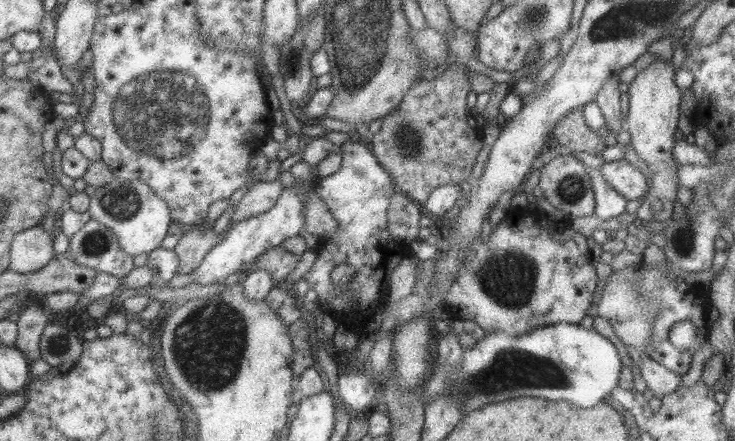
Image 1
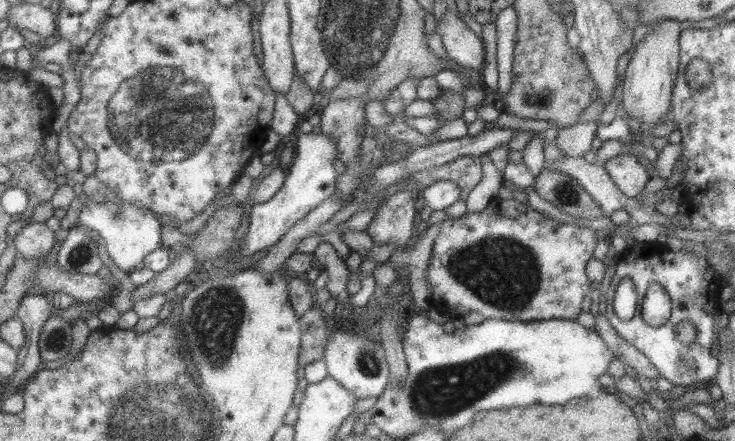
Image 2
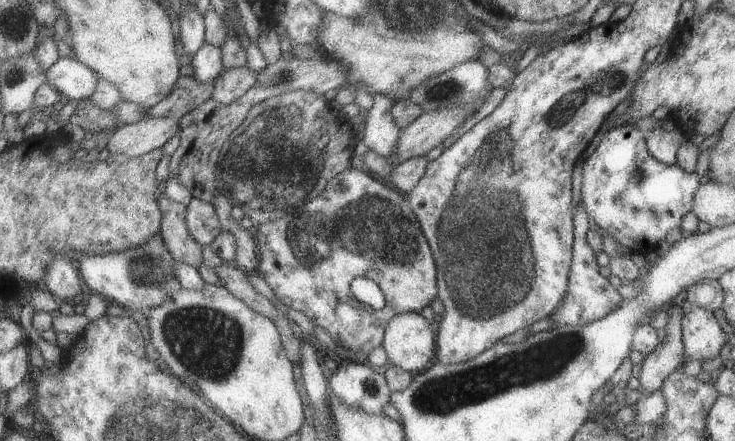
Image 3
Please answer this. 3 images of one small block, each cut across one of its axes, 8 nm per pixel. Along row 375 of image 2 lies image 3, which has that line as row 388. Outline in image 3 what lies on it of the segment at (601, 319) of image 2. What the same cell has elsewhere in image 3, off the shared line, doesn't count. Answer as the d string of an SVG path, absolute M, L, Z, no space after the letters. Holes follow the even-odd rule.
M675 303L669 304L666 311L669 315L665 326L666 338L645 358L638 374L641 390L646 395L661 388L666 377L678 370L686 360L682 336L682 316L686 313L680 304Z

